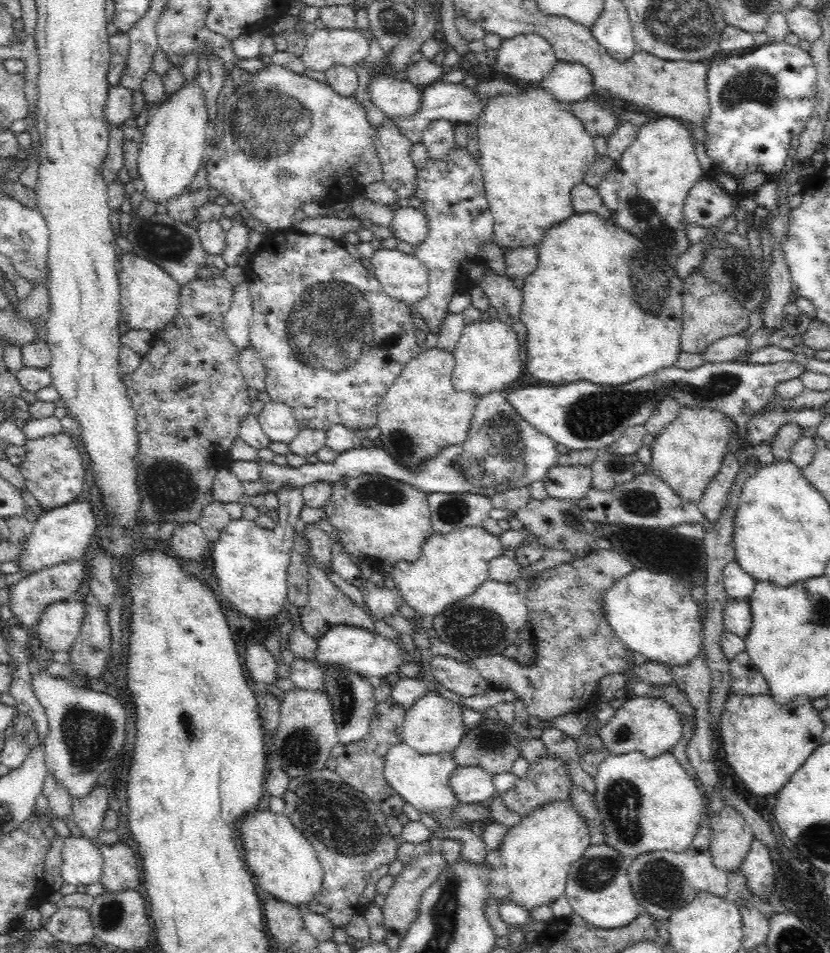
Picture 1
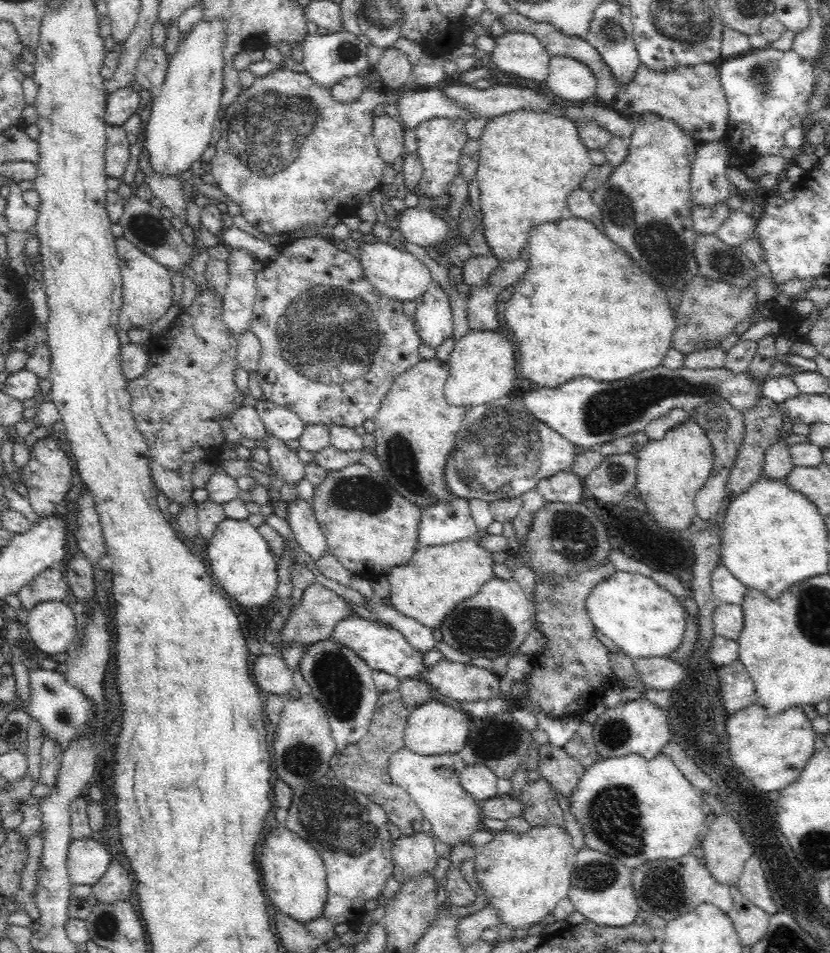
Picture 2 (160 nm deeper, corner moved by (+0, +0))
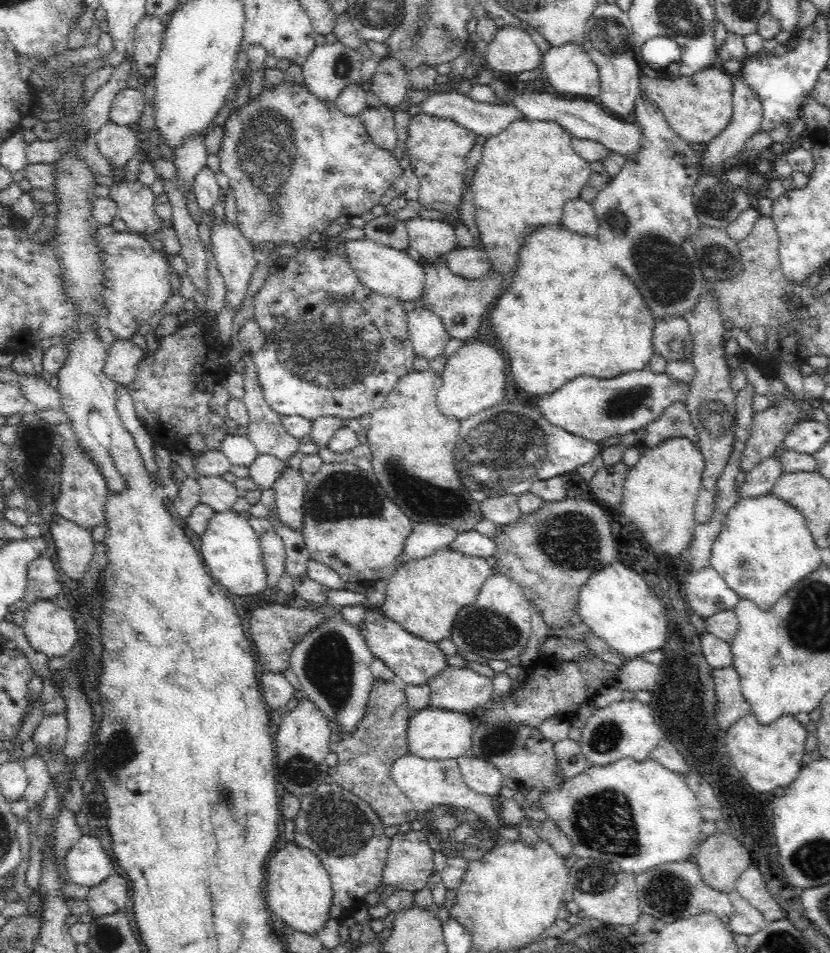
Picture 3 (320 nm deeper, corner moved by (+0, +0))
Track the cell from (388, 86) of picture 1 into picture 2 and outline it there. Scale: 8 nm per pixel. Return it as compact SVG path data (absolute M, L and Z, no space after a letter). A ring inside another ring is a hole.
M411 86L404 89L401 102L398 103L398 112L408 129L416 128L425 120L448 118L468 122L481 117L446 96L441 86L425 89L412 89Z

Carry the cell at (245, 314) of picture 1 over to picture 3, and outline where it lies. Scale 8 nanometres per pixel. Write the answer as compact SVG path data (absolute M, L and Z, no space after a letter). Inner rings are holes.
M211 216L210 238L212 249L210 256L214 257L218 270L225 280L226 298L232 308L240 307L248 292L250 274L256 266L254 249L242 236L236 224L222 220L214 222Z

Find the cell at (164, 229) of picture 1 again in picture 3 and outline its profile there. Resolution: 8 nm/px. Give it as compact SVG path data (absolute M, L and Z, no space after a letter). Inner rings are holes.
M137 180L115 182L109 186L109 197L116 203L117 216L132 232L153 234L161 228L155 213L155 195L149 186Z

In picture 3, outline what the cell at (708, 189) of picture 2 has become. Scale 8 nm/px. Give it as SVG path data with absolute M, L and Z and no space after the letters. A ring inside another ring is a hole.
M738 80L733 84L733 115L730 124L701 150L701 167L703 174L722 172L723 162L726 158L732 158L743 150L746 140L754 136L760 130L760 122L763 119L763 106L759 101L757 92L754 92L745 80Z

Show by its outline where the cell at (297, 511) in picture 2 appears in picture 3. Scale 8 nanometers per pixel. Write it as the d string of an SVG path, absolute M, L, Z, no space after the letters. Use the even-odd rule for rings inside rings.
M288 460L280 461L284 463L284 466L278 470L278 476L271 486L275 494L278 517L286 526L300 533L307 475L300 468L293 469Z

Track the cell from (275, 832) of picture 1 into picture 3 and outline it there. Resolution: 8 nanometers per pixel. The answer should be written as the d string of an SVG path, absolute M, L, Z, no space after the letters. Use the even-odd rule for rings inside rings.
M292 844L268 864L268 878L265 880L268 880L268 884L264 884L268 909L289 928L308 935L316 935L318 931L326 928L331 920L330 910L333 908L332 882L314 853Z

